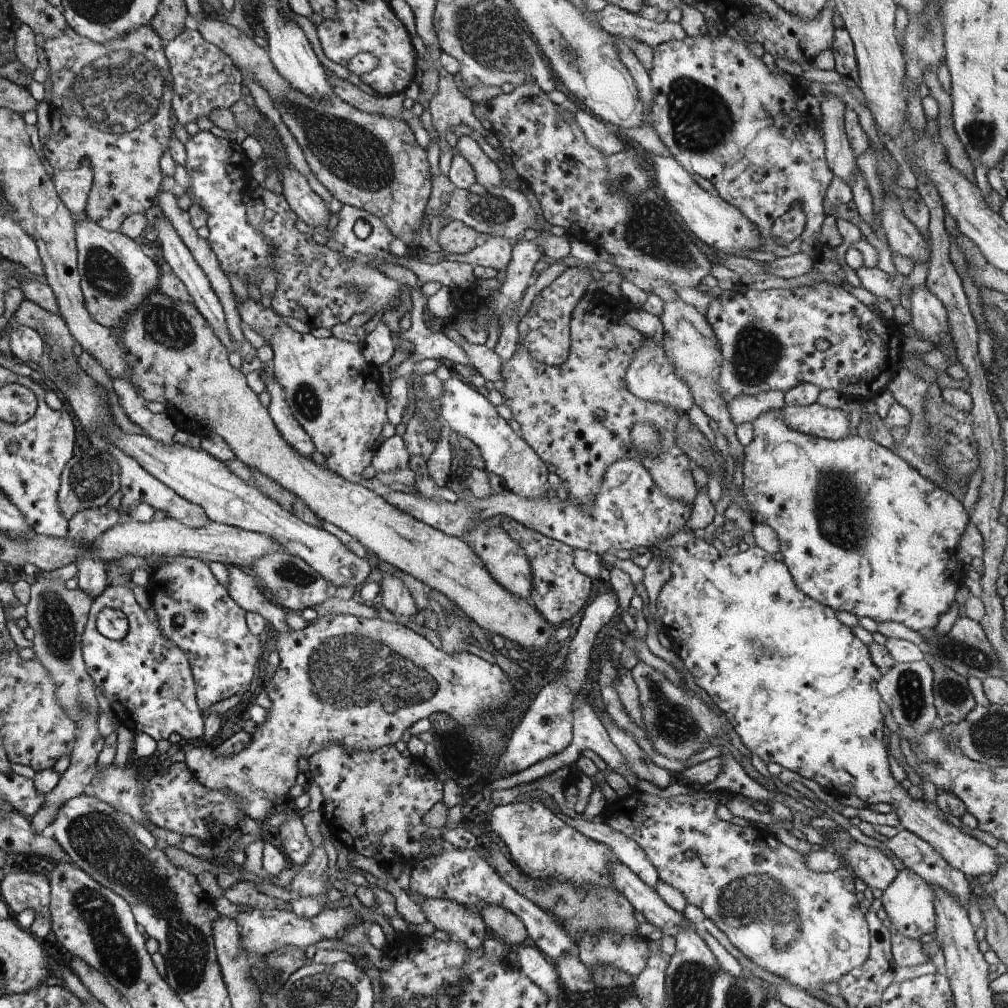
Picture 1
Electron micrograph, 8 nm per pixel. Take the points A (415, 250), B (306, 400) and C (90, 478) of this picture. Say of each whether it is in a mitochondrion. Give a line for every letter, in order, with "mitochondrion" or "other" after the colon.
A: other
B: mitochondrion
C: mitochondrion

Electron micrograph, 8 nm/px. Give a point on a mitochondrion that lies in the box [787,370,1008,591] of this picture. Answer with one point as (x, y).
(841, 507)

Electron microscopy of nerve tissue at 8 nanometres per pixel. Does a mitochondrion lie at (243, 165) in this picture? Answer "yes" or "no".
no

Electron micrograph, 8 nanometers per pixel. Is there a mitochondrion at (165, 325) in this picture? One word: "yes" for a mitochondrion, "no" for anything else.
yes

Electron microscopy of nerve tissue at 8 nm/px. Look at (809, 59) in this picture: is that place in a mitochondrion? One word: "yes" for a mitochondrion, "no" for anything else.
no

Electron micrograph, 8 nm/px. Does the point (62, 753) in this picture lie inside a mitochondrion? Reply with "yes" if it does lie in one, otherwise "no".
no

